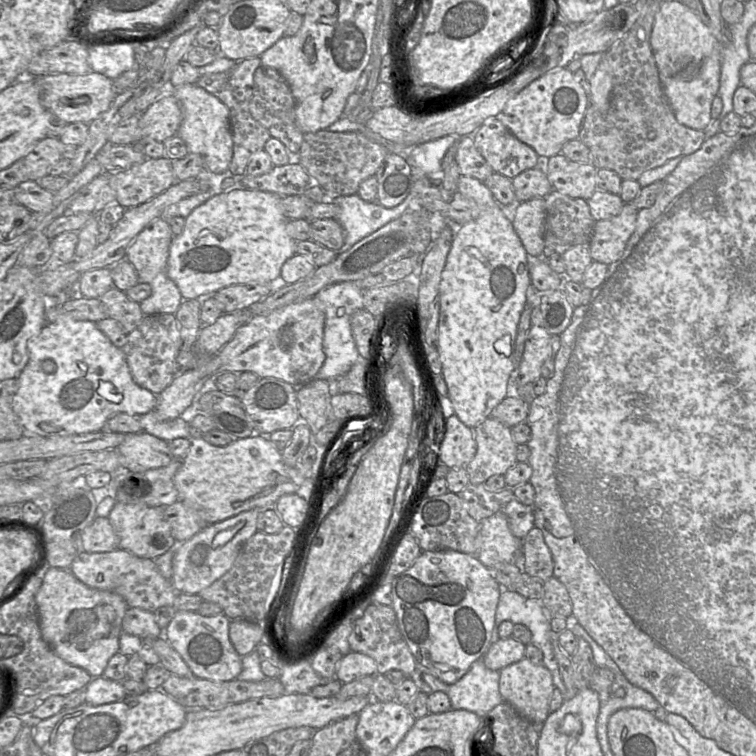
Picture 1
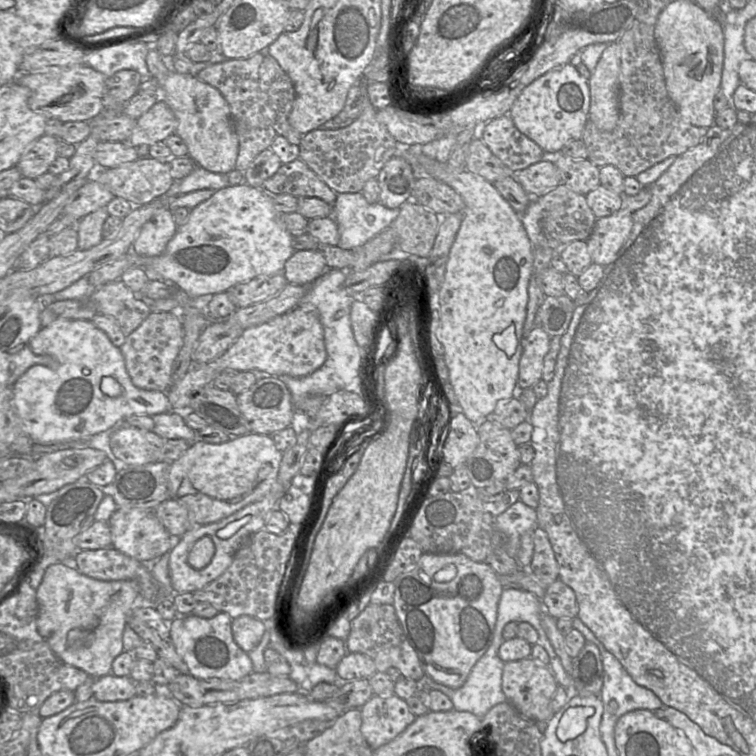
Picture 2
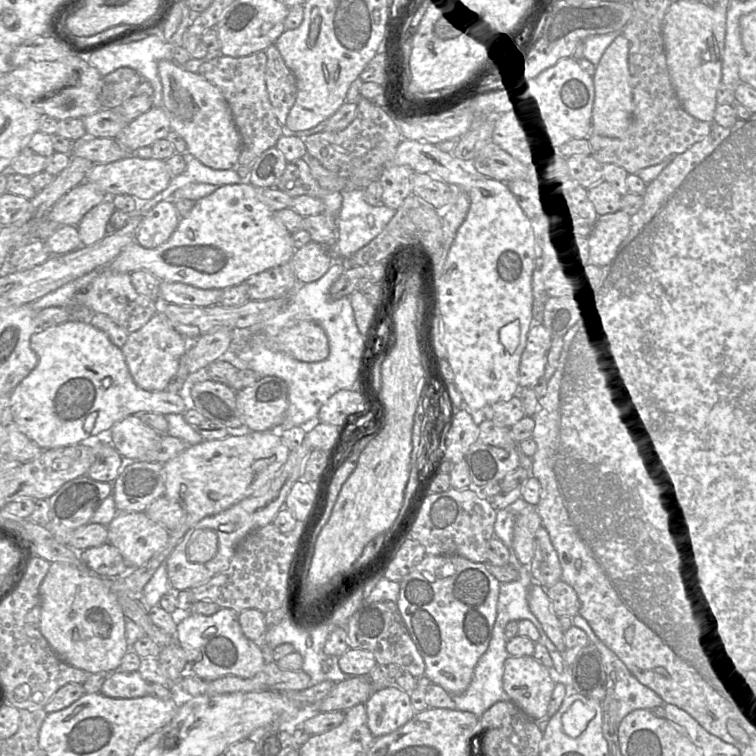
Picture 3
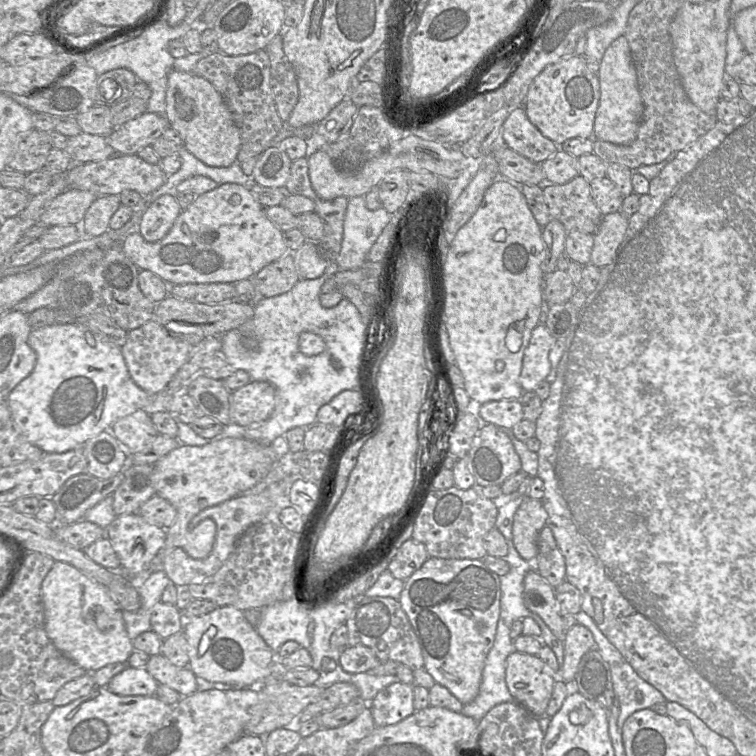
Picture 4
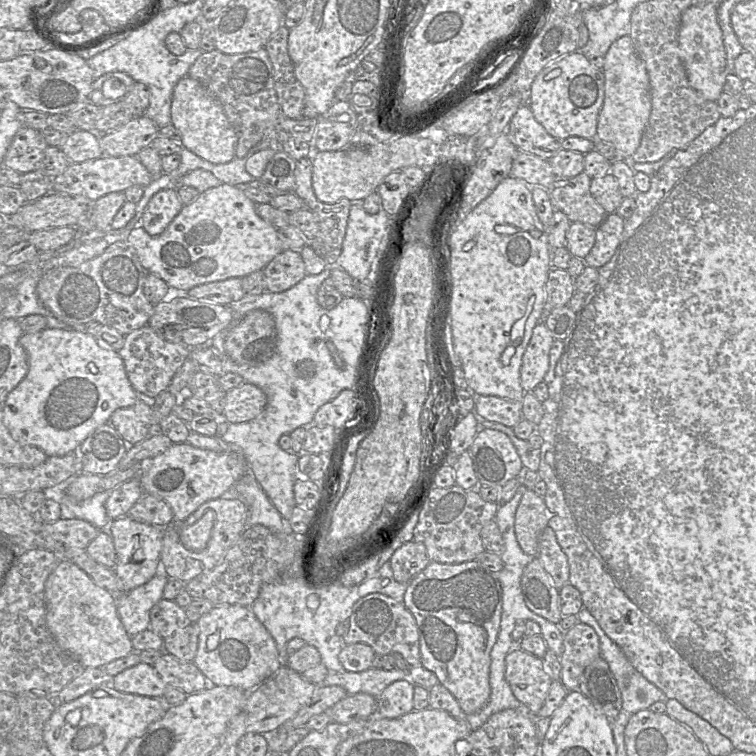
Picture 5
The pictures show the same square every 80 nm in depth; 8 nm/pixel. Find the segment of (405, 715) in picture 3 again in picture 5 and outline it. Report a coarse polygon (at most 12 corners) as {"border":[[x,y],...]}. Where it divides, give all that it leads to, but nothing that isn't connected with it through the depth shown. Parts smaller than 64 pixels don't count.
{"border":[[402,679],[376,698],[376,716],[396,719],[414,710],[414,684]]}

